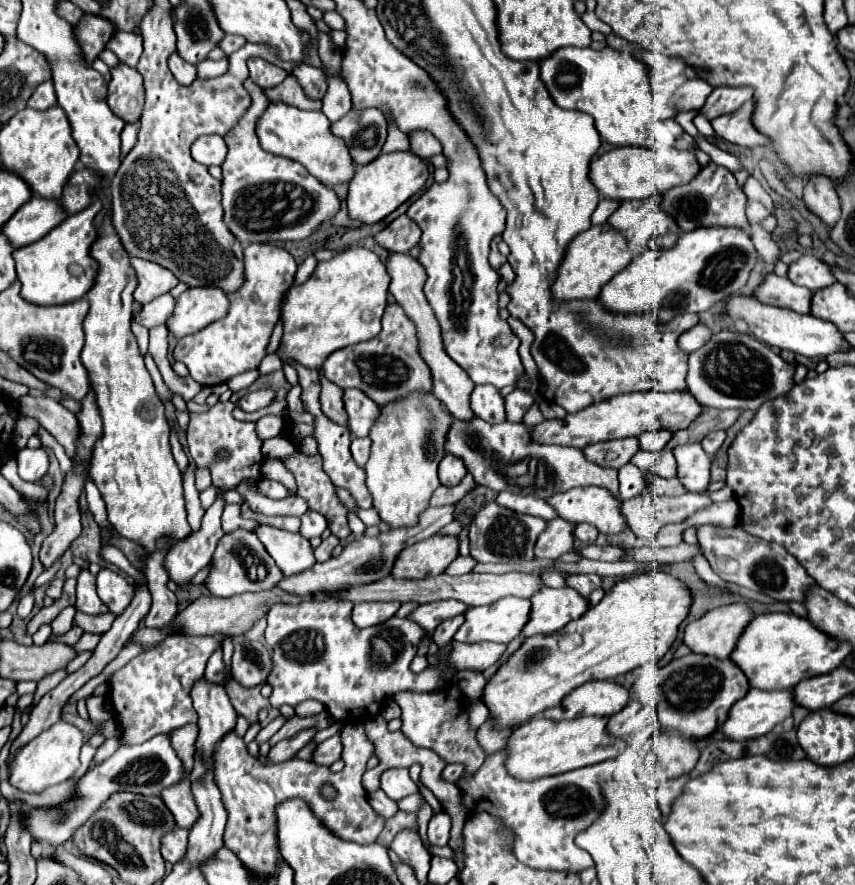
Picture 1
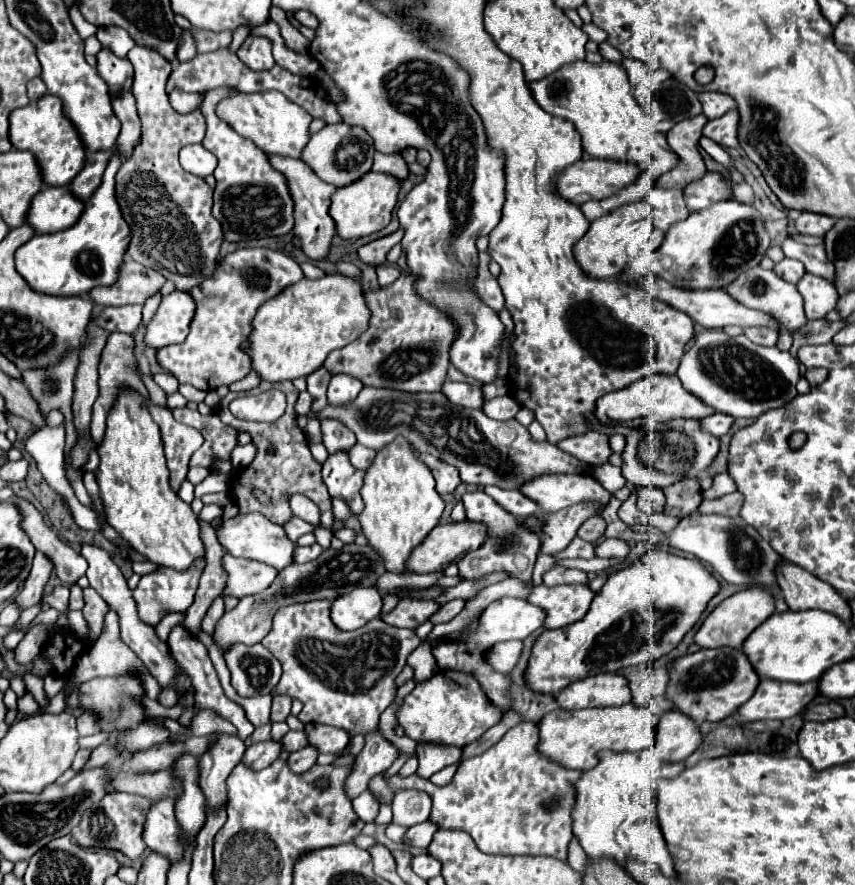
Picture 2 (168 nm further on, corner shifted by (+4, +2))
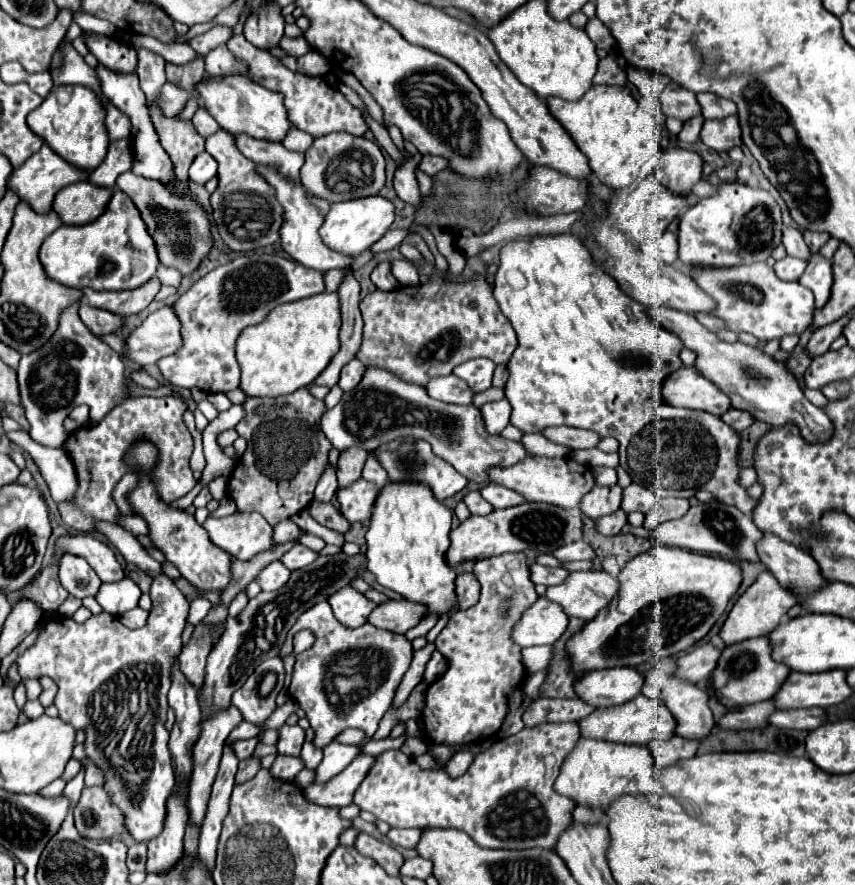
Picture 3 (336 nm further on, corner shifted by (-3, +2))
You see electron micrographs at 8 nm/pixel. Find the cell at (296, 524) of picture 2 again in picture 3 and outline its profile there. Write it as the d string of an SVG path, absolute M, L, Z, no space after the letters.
M290 518L288 520L282 520L280 524L274 526L274 540L278 544L284 544L284 542L292 542L292 540L298 540L302 536L302 528L292 522Z

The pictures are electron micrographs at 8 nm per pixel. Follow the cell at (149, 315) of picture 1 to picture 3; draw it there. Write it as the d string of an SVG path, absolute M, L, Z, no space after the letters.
M82 300L80 304L82 304L80 306L80 318L96 336L112 334L112 332L124 328L124 318L122 316L116 316L114 312L108 312L108 310L92 308L92 306L88 306L86 300Z

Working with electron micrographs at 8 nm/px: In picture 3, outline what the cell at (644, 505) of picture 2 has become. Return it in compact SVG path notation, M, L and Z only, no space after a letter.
M630 484L628 488L624 488L624 498L622 498L622 510L624 512L650 512L654 506L658 504L658 498L652 490L640 486L640 484Z

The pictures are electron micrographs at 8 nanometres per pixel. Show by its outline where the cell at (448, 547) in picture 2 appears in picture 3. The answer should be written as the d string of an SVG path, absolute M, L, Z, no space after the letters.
M526 502L514 508L494 510L486 516L470 516L450 532L450 548L446 560L456 566L466 560L500 556L504 552L554 552L556 548L582 538L582 516L578 510L564 510L552 504Z

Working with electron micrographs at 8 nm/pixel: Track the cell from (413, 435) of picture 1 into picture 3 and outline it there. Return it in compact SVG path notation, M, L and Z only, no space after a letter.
M388 484L380 490L376 504L372 508L370 516L370 528L366 532L366 558L368 558L368 570L376 576L376 582L384 588L390 588L394 592L400 592L406 600L422 602L428 606L428 612L444 614L452 608L456 602L454 594L454 570L444 562L444 552L448 550L448 534L450 534L450 522L452 512L432 496L432 490L426 484Z

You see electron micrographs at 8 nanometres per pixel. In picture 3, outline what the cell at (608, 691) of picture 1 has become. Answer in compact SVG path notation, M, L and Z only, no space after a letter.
M634 668L586 672L576 682L576 694L590 706L618 706L642 694L644 676Z

